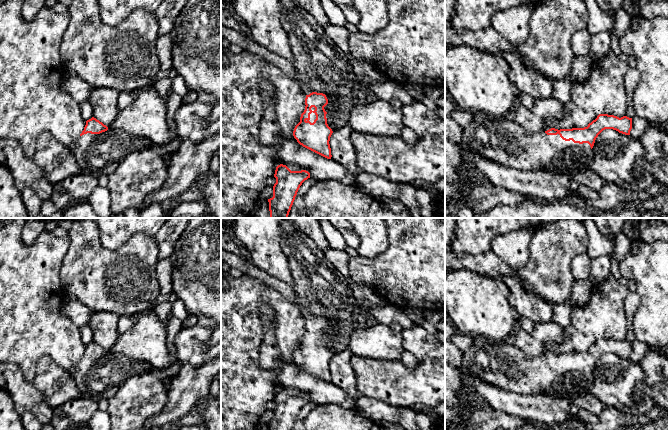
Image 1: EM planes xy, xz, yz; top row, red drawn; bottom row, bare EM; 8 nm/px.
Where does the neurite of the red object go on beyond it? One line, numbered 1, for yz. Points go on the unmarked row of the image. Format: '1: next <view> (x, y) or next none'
1: next yz (501, 364)

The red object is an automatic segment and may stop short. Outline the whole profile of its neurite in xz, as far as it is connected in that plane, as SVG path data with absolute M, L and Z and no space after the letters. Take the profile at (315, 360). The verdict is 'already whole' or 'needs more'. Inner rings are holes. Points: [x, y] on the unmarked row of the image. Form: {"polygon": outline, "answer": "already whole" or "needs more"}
{"polygon": "M281 218L280 226L282 231L281 248L289 261L289 269L294 280L294 289L299 298L296 305L306 319L305 334L301 338L300 346L294 352L293 360L303 371L327 383L331 383L329 365L332 357L348 348L349 337L353 330L372 327L378 321L355 300L345 277L333 267L324 252L318 248L310 237L300 230L290 218Z", "answer": "needs more"}

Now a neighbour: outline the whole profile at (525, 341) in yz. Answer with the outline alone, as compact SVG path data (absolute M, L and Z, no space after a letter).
M523 329L514 336L513 343L528 356L544 355L544 343Z

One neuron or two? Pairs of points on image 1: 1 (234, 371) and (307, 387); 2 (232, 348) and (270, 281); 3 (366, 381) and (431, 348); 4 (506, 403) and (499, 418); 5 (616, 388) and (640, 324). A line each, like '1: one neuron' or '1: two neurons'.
1: two neurons
2: two neurons
3: two neurons
4: two neurons
5: two neurons

